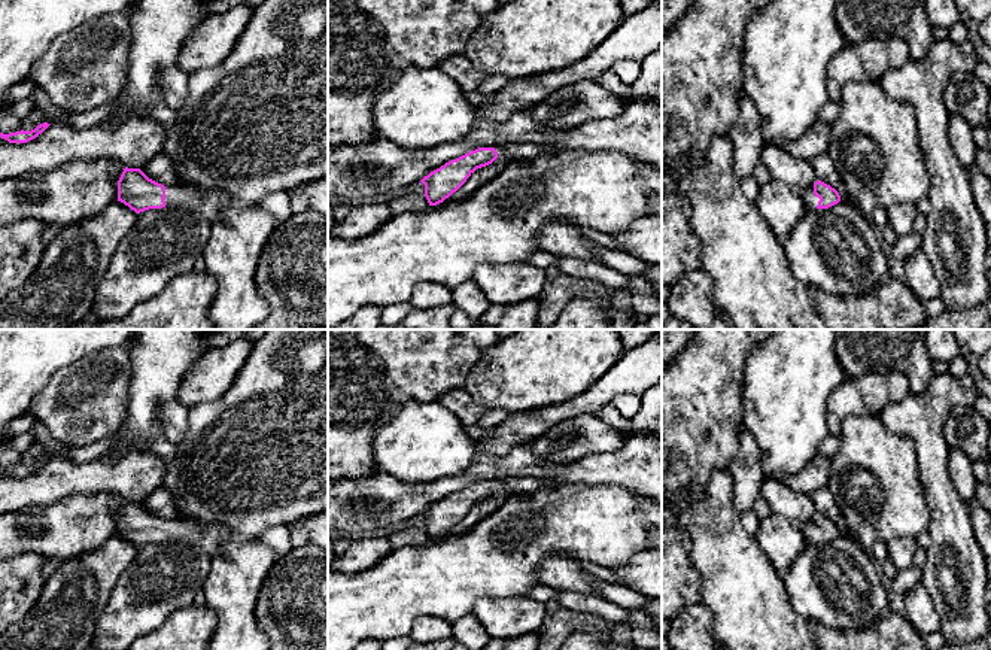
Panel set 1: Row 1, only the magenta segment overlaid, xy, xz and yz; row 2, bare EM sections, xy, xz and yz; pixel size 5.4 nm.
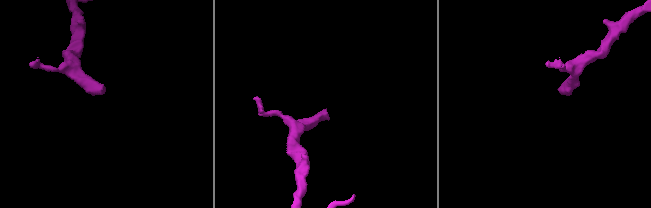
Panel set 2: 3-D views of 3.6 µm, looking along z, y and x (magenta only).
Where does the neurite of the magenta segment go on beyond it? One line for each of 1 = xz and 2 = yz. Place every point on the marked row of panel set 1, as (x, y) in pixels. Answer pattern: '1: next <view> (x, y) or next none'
1: next xz (520, 152)
2: next yz (809, 199)

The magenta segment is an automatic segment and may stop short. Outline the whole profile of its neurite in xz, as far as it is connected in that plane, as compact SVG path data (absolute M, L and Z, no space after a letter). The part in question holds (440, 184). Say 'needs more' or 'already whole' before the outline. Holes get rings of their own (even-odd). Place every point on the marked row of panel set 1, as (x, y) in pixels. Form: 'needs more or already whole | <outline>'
needs more | M536 145L478 148L446 162L420 182L425 185L425 197L429 206L437 206L456 192L477 168L492 164L498 157L507 155L508 162L511 162L536 158L541 154L556 154L559 151L557 148L541 148Z

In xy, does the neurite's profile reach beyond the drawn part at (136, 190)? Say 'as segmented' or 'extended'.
extended

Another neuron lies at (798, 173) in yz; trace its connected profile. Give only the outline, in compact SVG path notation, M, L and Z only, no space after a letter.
M763 145L760 161L773 180L784 182L799 197L803 197L817 182L817 174L809 161L793 157L781 148Z

